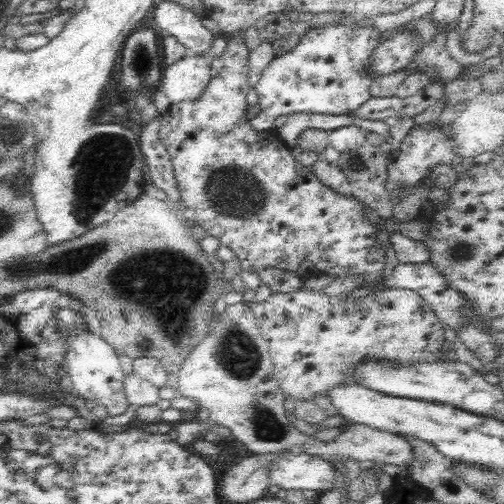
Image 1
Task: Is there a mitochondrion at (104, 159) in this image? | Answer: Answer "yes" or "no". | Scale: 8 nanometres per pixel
yes

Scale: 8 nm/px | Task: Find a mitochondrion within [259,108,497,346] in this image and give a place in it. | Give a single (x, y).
(461, 251)

